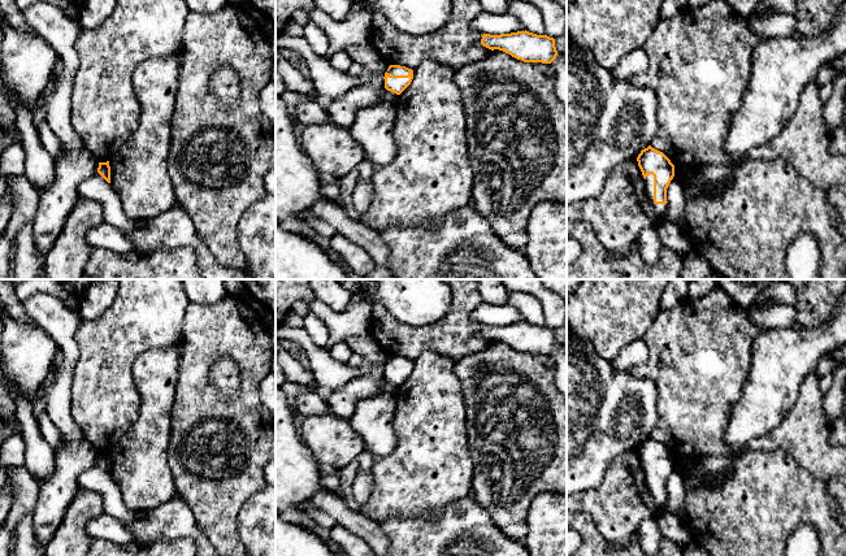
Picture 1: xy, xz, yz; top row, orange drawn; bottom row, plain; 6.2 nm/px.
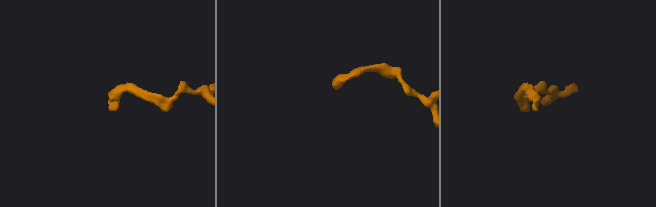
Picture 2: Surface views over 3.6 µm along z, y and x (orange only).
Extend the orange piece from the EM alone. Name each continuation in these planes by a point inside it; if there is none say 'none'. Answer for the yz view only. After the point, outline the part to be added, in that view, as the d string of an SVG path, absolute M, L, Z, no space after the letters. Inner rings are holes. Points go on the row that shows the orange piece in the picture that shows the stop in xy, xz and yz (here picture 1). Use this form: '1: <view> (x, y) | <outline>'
1: yz (660, 209) | M652 174L647 175L645 182L646 182L646 190L648 194L648 199L652 203L656 214L659 216L661 222L667 221L668 204L655 204L654 203L654 175Z

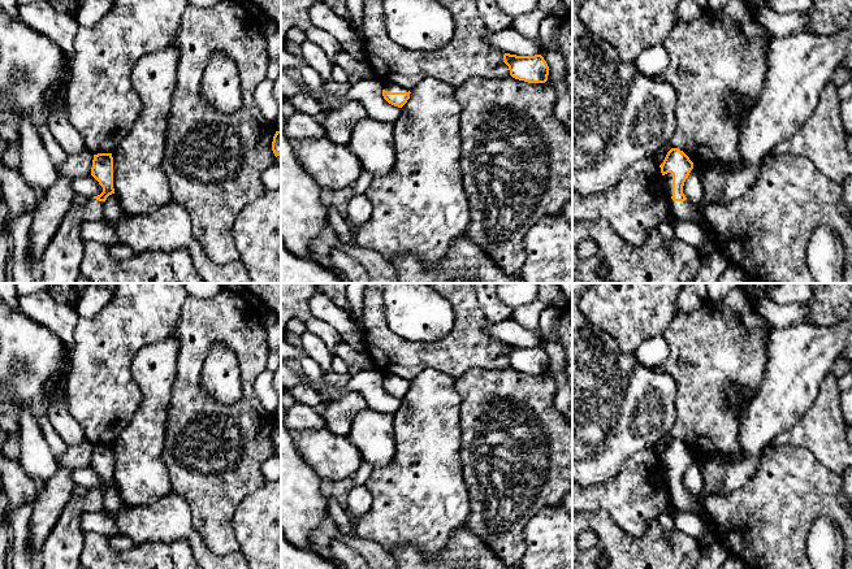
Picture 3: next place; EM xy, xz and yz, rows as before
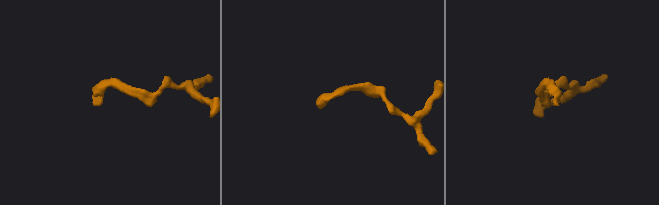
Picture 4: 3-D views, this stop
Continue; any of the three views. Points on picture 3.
1: yz (799, 66) | M852 18L849 25L834 35L816 35L801 31L787 36L773 36L767 45L767 73L757 104L748 112L739 140L739 158L731 162L700 165L700 178L704 186L702 201L699 205L688 199L674 201L672 174L663 175L665 187L670 199L672 214L678 220L691 221L700 226L705 234L705 242L697 248L704 262L718 253L710 234L704 209L710 203L727 204L741 197L756 182L764 160L771 155L775 145L797 133L814 113L825 86L830 82L835 69L842 61L852 56Z

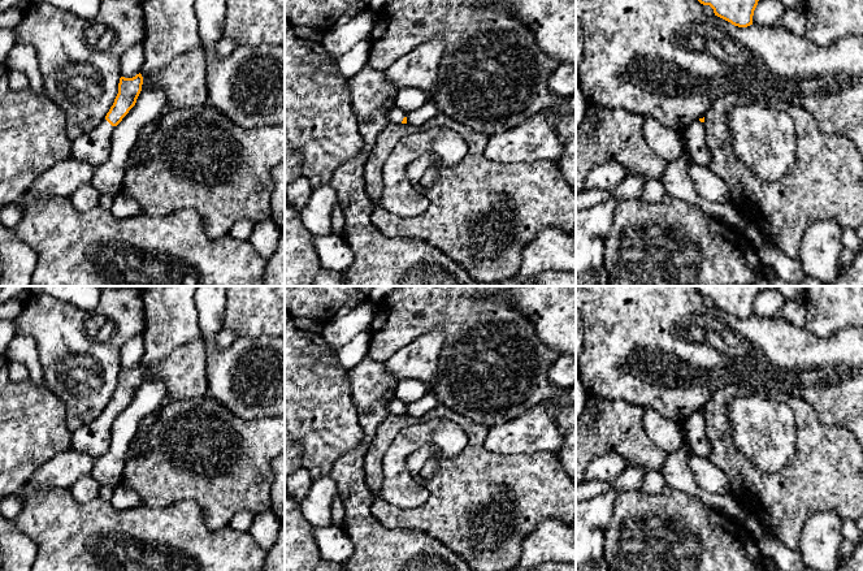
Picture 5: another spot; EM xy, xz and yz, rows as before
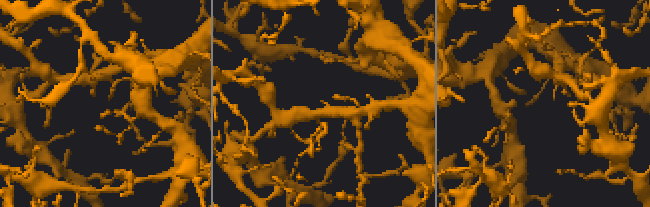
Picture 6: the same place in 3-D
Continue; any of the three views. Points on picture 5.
1: xy (94, 147) | M104 118L95 130L71 142L70 155L95 166L104 164L110 155L114 129L116 126Z

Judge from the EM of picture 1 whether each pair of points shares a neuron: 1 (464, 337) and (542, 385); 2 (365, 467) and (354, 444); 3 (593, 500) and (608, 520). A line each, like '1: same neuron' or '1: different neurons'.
1: different neurons
2: different neurons
3: same neuron

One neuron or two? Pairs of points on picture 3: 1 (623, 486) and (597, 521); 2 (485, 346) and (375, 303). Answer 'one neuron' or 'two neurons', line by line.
1: two neurons
2: one neuron

